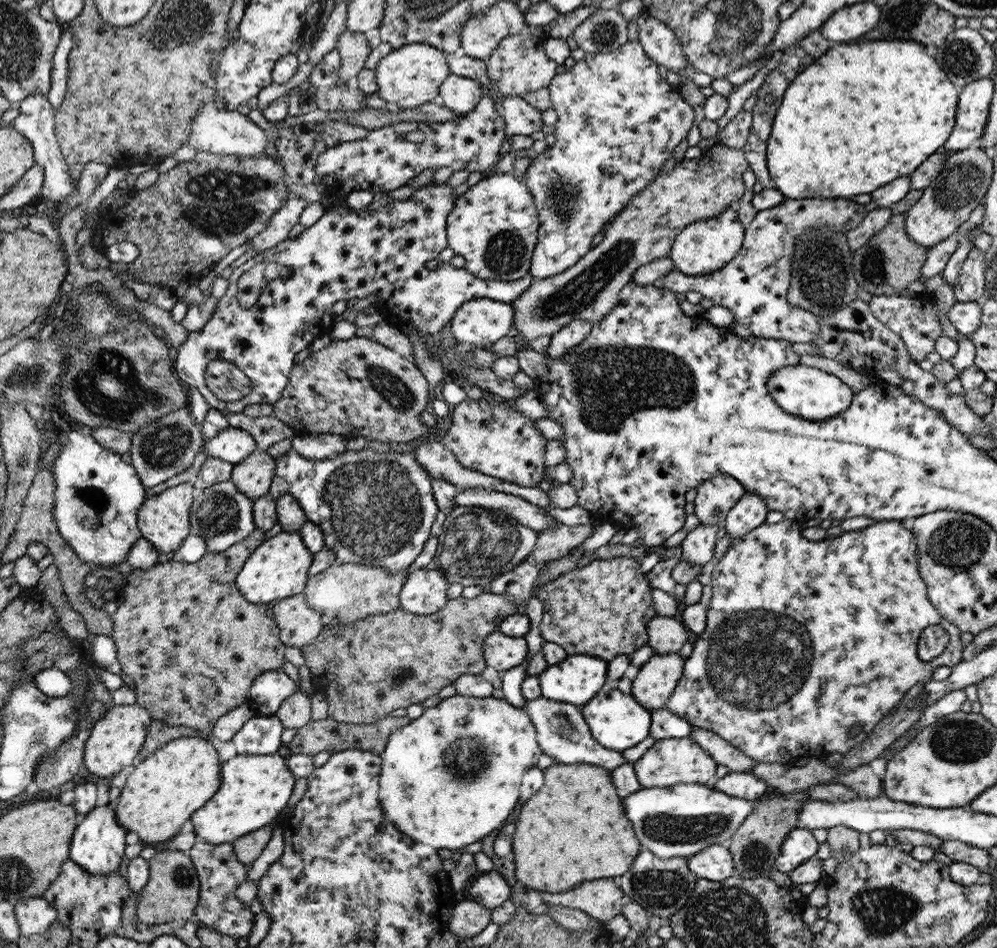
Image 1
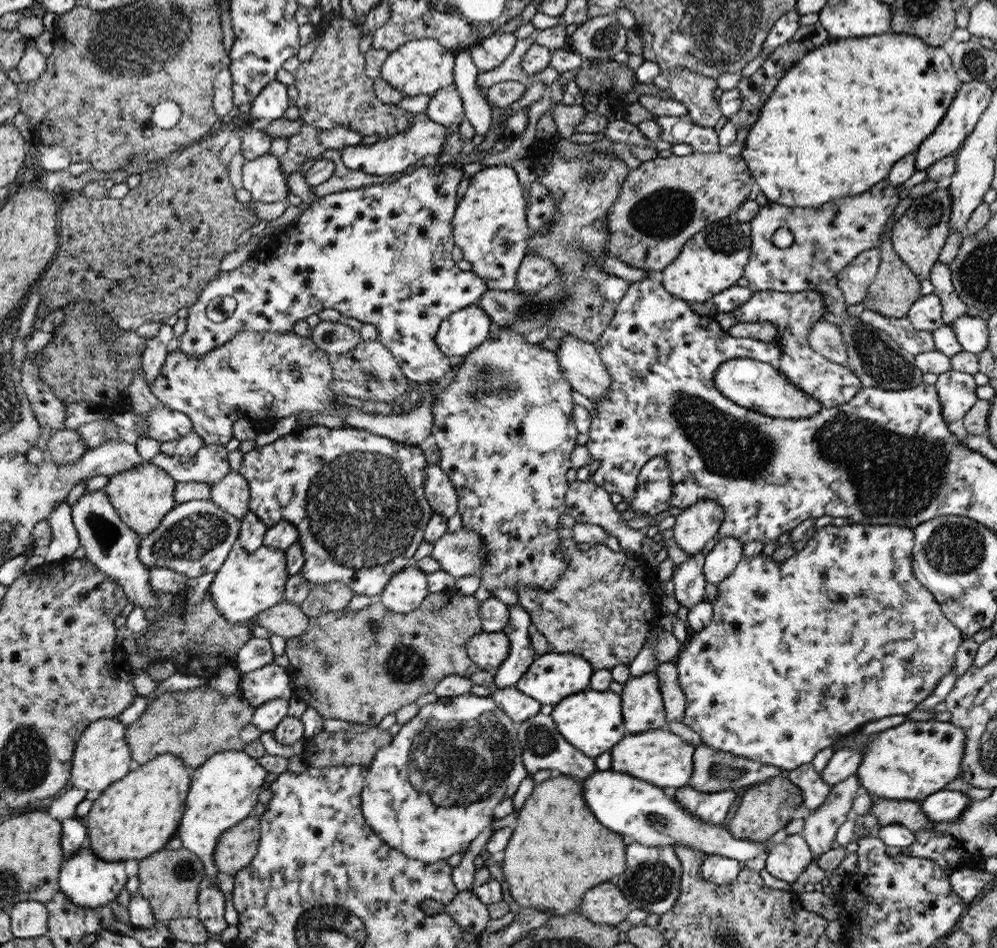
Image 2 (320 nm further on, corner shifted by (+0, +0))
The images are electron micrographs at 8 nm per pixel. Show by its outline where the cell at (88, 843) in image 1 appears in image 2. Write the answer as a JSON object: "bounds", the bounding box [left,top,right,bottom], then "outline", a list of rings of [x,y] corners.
{"bounds":[59,848,128,908],"outline":[[[83,848],[74,856],[65,859],[61,867],[59,890],[82,908],[106,906],[108,902],[117,898],[128,880],[124,872],[124,864],[108,864],[108,861],[98,858],[89,848]]]}

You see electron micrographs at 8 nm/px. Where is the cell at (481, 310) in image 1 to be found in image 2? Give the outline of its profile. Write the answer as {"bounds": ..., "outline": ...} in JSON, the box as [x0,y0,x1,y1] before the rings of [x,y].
{"bounds":[437,306,490,358],"outline":[[[467,306],[442,322],[437,345],[451,358],[466,356],[489,338],[490,324],[490,316],[480,306]]]}

